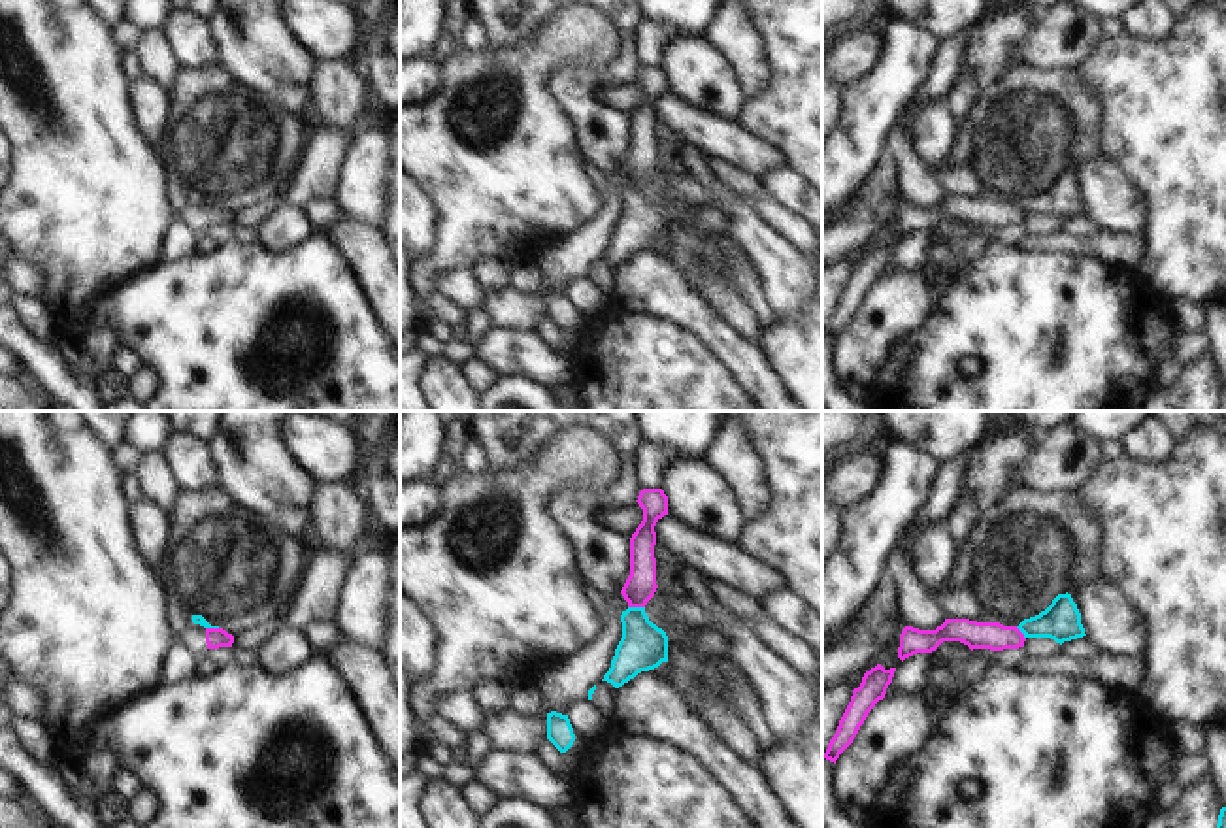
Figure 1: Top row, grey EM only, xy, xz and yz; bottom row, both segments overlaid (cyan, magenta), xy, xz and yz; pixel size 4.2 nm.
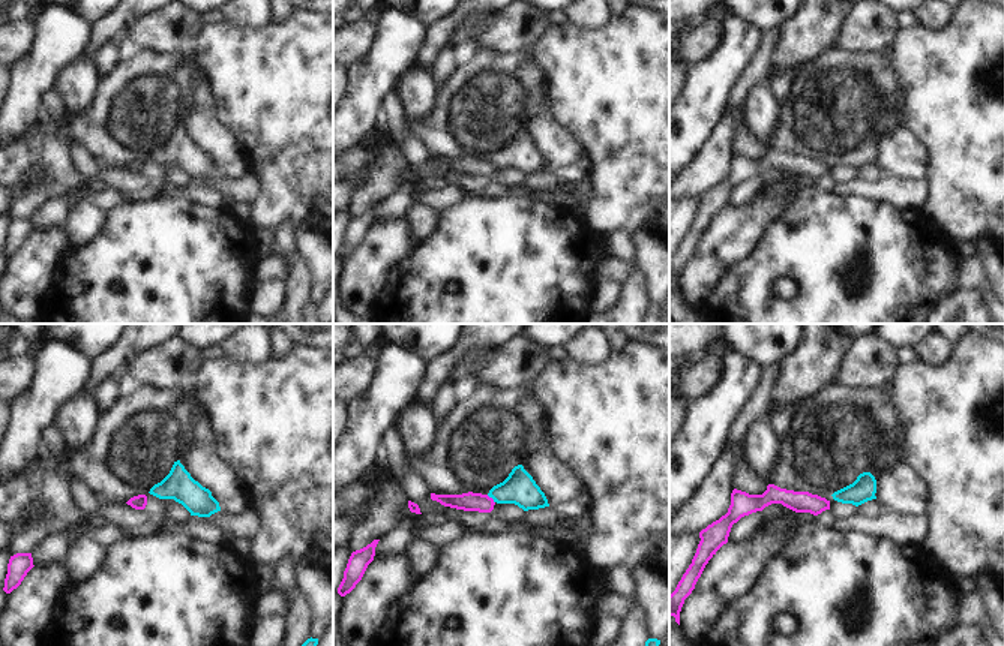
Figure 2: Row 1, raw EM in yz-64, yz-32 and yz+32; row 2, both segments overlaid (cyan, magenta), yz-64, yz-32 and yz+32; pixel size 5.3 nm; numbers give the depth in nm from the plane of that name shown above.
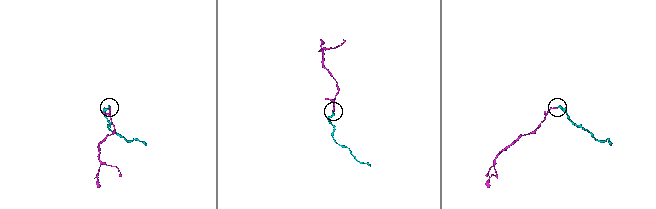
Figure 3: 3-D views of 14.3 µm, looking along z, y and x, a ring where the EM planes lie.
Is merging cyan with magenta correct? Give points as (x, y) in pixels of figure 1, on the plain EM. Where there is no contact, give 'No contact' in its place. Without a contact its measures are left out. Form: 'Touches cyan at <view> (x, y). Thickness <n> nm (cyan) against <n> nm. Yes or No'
Touches cyan at xz (636, 185). Thickness 200 nm (cyan) against 140 nm. No

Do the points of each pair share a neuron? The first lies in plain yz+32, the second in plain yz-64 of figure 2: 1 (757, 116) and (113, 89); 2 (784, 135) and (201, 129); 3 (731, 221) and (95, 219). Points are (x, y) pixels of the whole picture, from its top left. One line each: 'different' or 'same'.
1: different
2: different
3: different

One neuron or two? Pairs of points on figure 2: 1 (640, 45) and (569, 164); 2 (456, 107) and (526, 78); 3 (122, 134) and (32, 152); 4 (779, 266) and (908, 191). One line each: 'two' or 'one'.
1: two
2: one
3: one
4: two

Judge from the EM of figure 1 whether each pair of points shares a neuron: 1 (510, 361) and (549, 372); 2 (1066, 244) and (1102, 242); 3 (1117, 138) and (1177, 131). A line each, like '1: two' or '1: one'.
1: one
2: one
3: one

